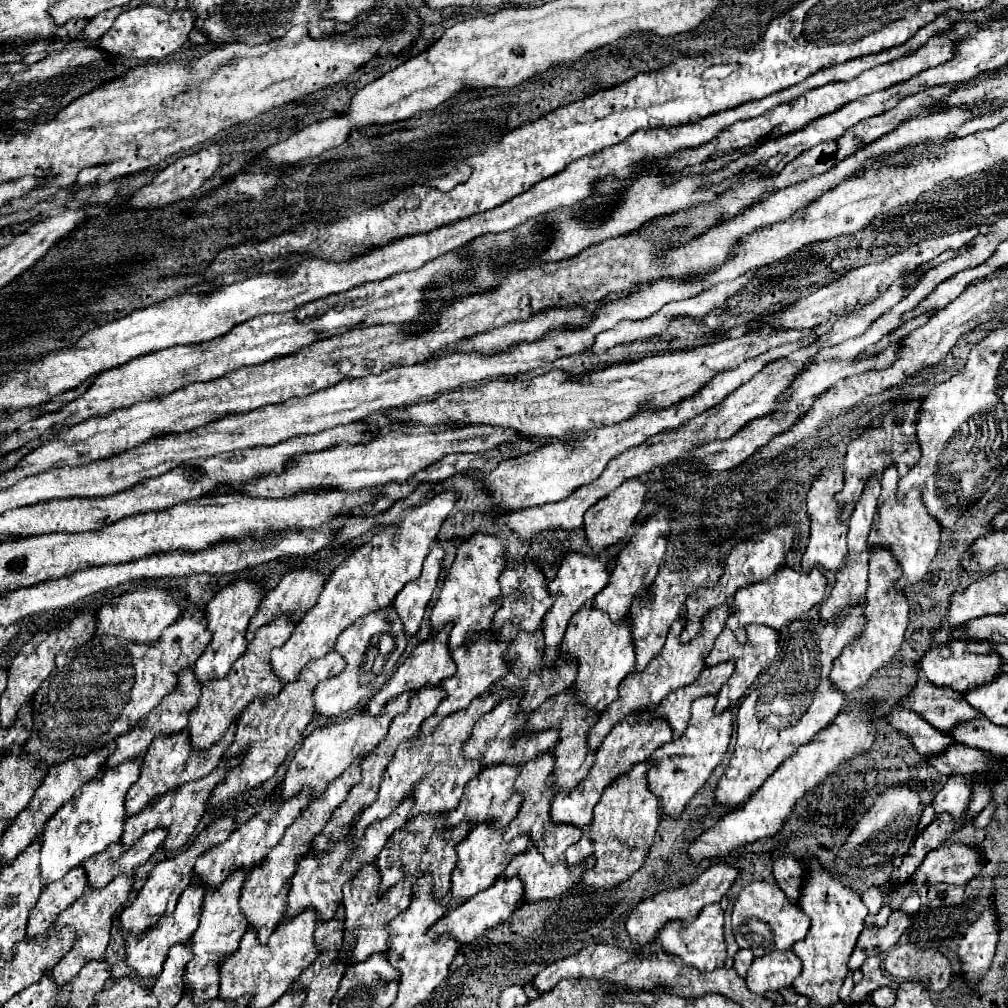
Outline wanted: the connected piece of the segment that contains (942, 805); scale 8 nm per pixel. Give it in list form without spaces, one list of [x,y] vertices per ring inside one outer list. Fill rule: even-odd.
[[[950,775],[948,783],[934,797],[932,805],[936,809],[936,815],[940,815],[942,811],[946,811],[954,819],[962,819],[964,811],[968,807],[970,791],[972,791],[970,783],[968,783],[968,779],[964,779],[964,775]]]

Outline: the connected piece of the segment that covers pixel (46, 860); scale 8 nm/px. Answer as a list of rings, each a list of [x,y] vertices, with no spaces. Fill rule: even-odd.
[[[132,759],[132,763],[120,763],[116,771],[104,771],[104,775],[86,783],[80,795],[64,803],[62,809],[56,811],[56,815],[52,815],[42,833],[44,841],[42,841],[40,867],[44,883],[62,879],[72,867],[80,865],[84,859],[120,841],[124,821],[128,817],[124,815],[124,795],[128,793],[128,787],[136,783],[138,777],[140,777],[140,759]]]

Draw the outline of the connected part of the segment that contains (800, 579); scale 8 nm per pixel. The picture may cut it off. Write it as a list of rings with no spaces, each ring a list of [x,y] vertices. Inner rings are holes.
[[[780,567],[780,571],[776,571],[772,579],[752,583],[736,591],[734,603],[732,603],[734,615],[726,621],[726,625],[736,633],[736,637],[742,643],[744,643],[744,627],[752,621],[780,631],[792,619],[796,619],[804,611],[810,611],[814,605],[818,605],[824,599],[824,591],[826,591],[826,577],[818,569],[812,569],[810,573],[798,573],[790,567]]]

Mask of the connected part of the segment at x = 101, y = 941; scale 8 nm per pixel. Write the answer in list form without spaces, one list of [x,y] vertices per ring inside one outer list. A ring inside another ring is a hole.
[[[118,875],[116,879],[112,879],[112,883],[108,883],[108,887],[86,889],[84,895],[80,895],[80,899],[76,899],[76,903],[72,903],[72,907],[68,907],[68,911],[62,911],[58,915],[58,919],[54,923],[56,929],[62,929],[66,925],[74,925],[76,927],[74,947],[62,957],[62,961],[58,965],[54,965],[54,979],[56,979],[58,985],[66,985],[82,969],[82,965],[86,965],[92,959],[100,959],[106,953],[108,943],[110,943],[112,919],[114,919],[116,911],[130,897],[132,885],[134,885],[134,877],[130,877],[130,875]]]

